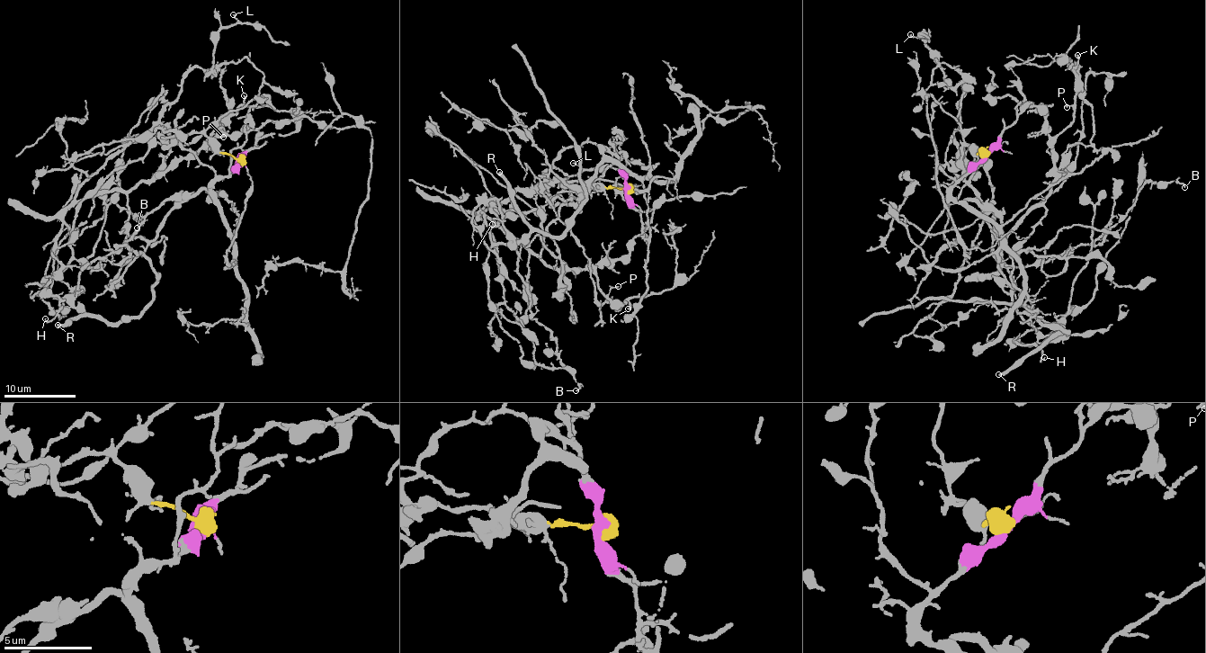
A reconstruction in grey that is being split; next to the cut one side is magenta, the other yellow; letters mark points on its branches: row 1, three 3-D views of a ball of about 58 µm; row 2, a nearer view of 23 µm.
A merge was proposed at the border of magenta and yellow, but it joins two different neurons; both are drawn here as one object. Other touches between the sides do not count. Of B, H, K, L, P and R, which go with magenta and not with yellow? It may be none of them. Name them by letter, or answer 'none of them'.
none of them

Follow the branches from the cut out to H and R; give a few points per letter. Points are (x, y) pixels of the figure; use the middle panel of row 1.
H: (627, 189), (560, 190), (534, 210), (488, 204), (499, 223), (491, 243), (512, 243), (502, 221), (492, 224)
R: (627, 189), (560, 190), (534, 210), (488, 204), (499, 223), (491, 243), (519, 242), (530, 231), (499, 171)

